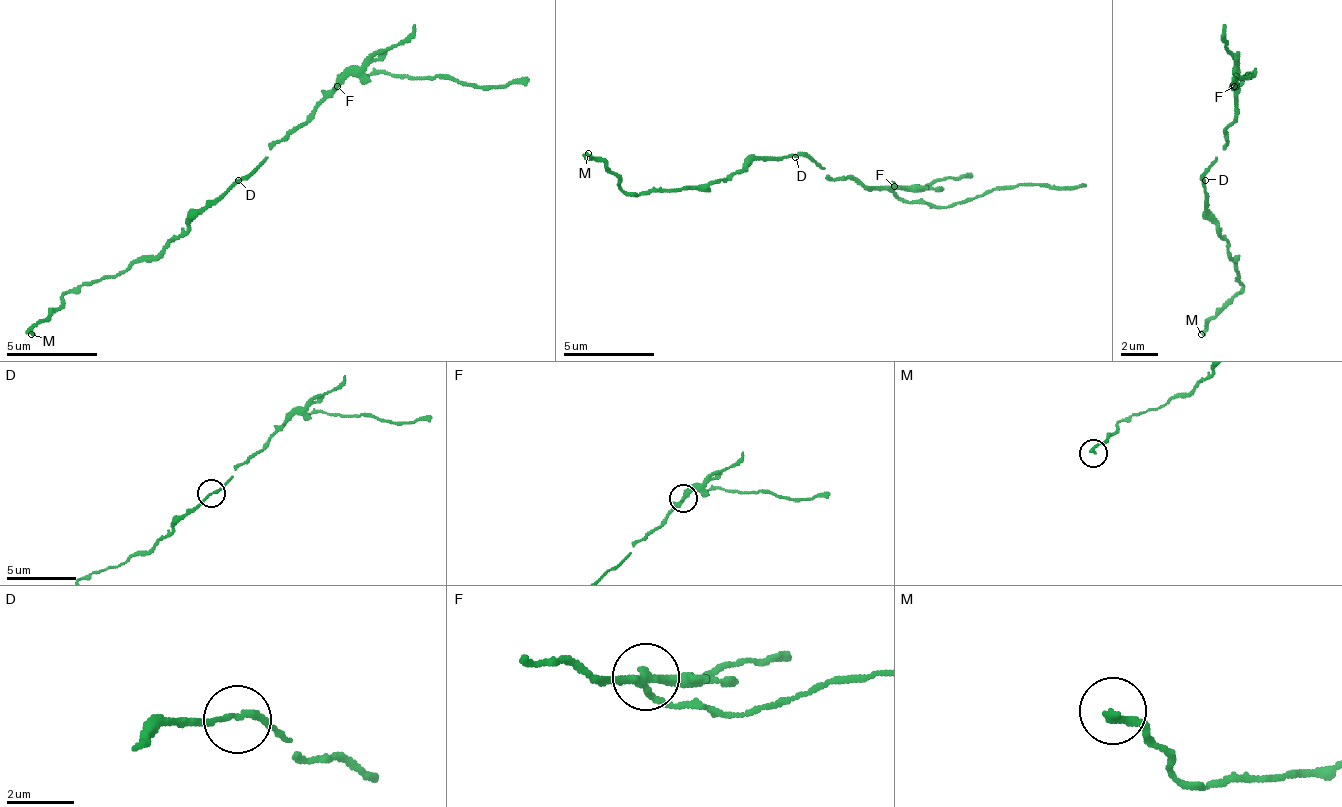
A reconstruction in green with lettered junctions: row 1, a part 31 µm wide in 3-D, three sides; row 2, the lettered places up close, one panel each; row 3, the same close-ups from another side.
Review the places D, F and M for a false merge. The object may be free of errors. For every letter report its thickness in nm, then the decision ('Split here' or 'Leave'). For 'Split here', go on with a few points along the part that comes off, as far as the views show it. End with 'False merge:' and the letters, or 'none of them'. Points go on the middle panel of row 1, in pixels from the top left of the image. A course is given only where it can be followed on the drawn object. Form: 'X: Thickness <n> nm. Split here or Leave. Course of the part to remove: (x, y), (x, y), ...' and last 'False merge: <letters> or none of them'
D: Thickness 150 nm. Leave
F: Thickness 280 nm. Split here. Course of the part to remove: (895, 185), (950, 176), (973, 176)
M: Thickness 200 nm. Leave
False merge: F

